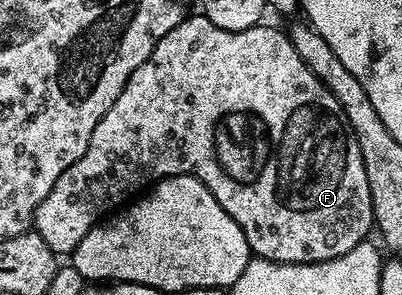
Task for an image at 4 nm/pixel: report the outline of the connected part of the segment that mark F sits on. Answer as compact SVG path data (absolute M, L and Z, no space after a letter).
M185 16L184 21L178 23L174 31L170 31L170 35L166 35L157 43L150 59L142 63L142 67L138 67L134 75L130 75L118 99L114 99L114 103L106 111L98 127L94 127L82 159L78 159L78 163L62 171L62 175L58 175L58 183L50 187L50 195L46 195L42 203L38 203L34 218L35 232L39 233L42 239L46 239L46 247L50 247L50 251L54 251L57 255L71 255L78 247L78 243L86 239L88 232L101 219L119 210L125 202L135 198L141 191L147 190L153 183L183 173L192 174L208 188L210 195L218 199L226 215L230 215L230 219L234 219L242 228L243 234L246 235L246 243L251 247L253 254L268 261L303 265L333 261L338 259L338 255L346 255L346 251L358 247L360 242L369 236L368 232L371 234L374 229L370 183L366 179L366 167L362 163L362 151L358 147L358 139L346 119L344 108L321 83L318 75L314 75L314 71L310 71L310 67L302 63L298 51L294 51L294 43L287 32L283 28L271 29L267 23L255 25L246 31L226 31L222 27L214 27L214 23L210 23L210 19L206 16Z

